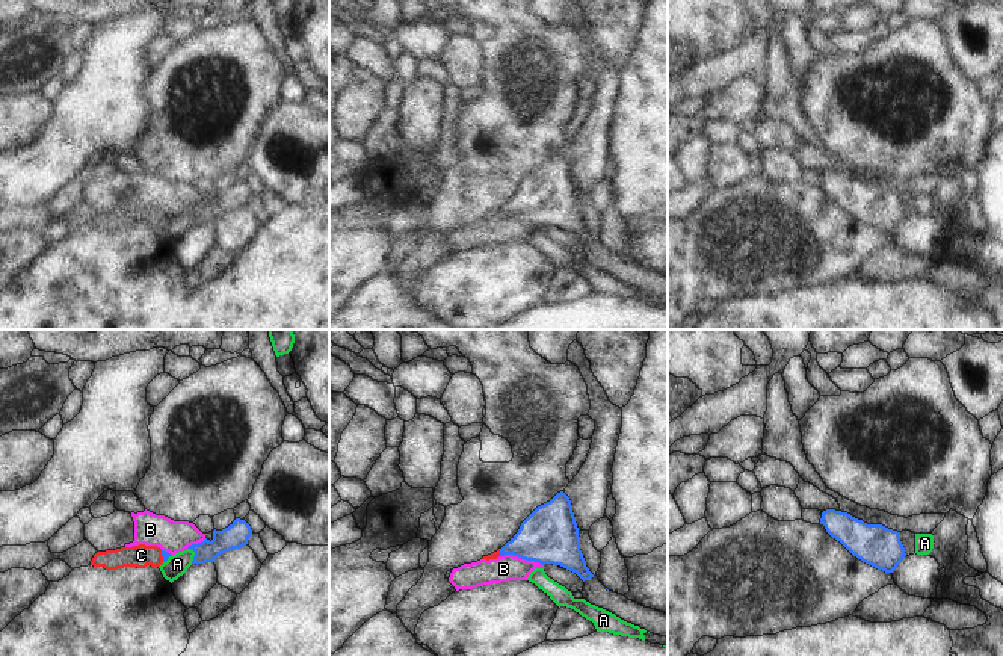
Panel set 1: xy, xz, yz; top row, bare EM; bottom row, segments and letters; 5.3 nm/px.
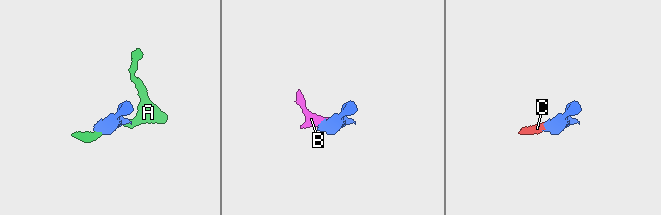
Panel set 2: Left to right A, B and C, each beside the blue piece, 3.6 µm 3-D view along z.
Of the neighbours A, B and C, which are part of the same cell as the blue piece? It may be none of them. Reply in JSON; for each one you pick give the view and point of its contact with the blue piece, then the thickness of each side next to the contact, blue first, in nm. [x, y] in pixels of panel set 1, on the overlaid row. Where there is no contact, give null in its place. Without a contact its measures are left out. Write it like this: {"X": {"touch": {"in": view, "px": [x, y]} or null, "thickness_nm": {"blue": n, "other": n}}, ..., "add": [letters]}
{"C": {"touch": {"in": "xy", "px": [162, 555]}, "thickness_nm": {"blue": 40, "other": 120}}, "add": ["C"]}

